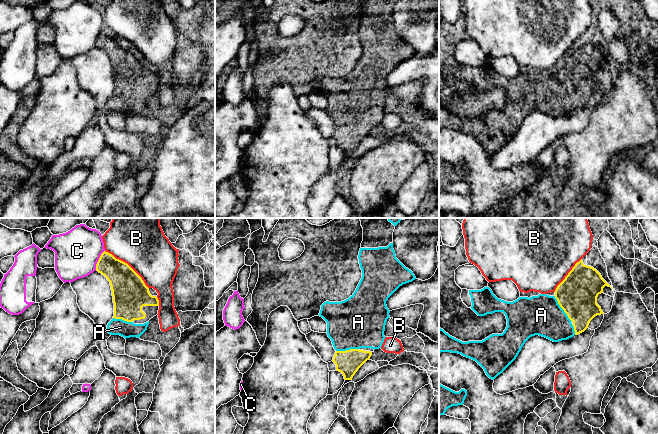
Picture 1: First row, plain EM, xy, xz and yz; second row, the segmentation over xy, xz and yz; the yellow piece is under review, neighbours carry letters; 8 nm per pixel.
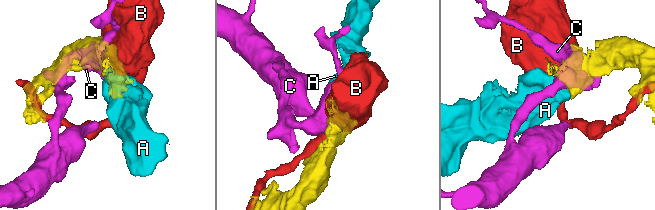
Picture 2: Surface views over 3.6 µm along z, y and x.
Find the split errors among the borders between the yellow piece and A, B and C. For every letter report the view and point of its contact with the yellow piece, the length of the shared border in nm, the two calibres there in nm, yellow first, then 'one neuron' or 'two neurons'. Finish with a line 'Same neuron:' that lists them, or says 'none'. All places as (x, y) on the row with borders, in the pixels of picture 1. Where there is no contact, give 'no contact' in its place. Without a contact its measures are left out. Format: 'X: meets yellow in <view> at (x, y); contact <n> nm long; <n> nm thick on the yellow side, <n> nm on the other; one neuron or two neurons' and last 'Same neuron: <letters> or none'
A: meets yellow in yz at (561, 307); contact 240 nm long; 320 nm thick on the yellow side, 320 nm on the other; one neuron
B: meets yellow in xy at (124, 262); contact 400 nm long; 280 nm thick on the yellow side, 440 nm on the other; two neurons
C: meets yellow in xy at (98, 260); contact 180 nm long; 220 nm thick on the yellow side, 360 nm on the other; two neurons
Same neuron: A

